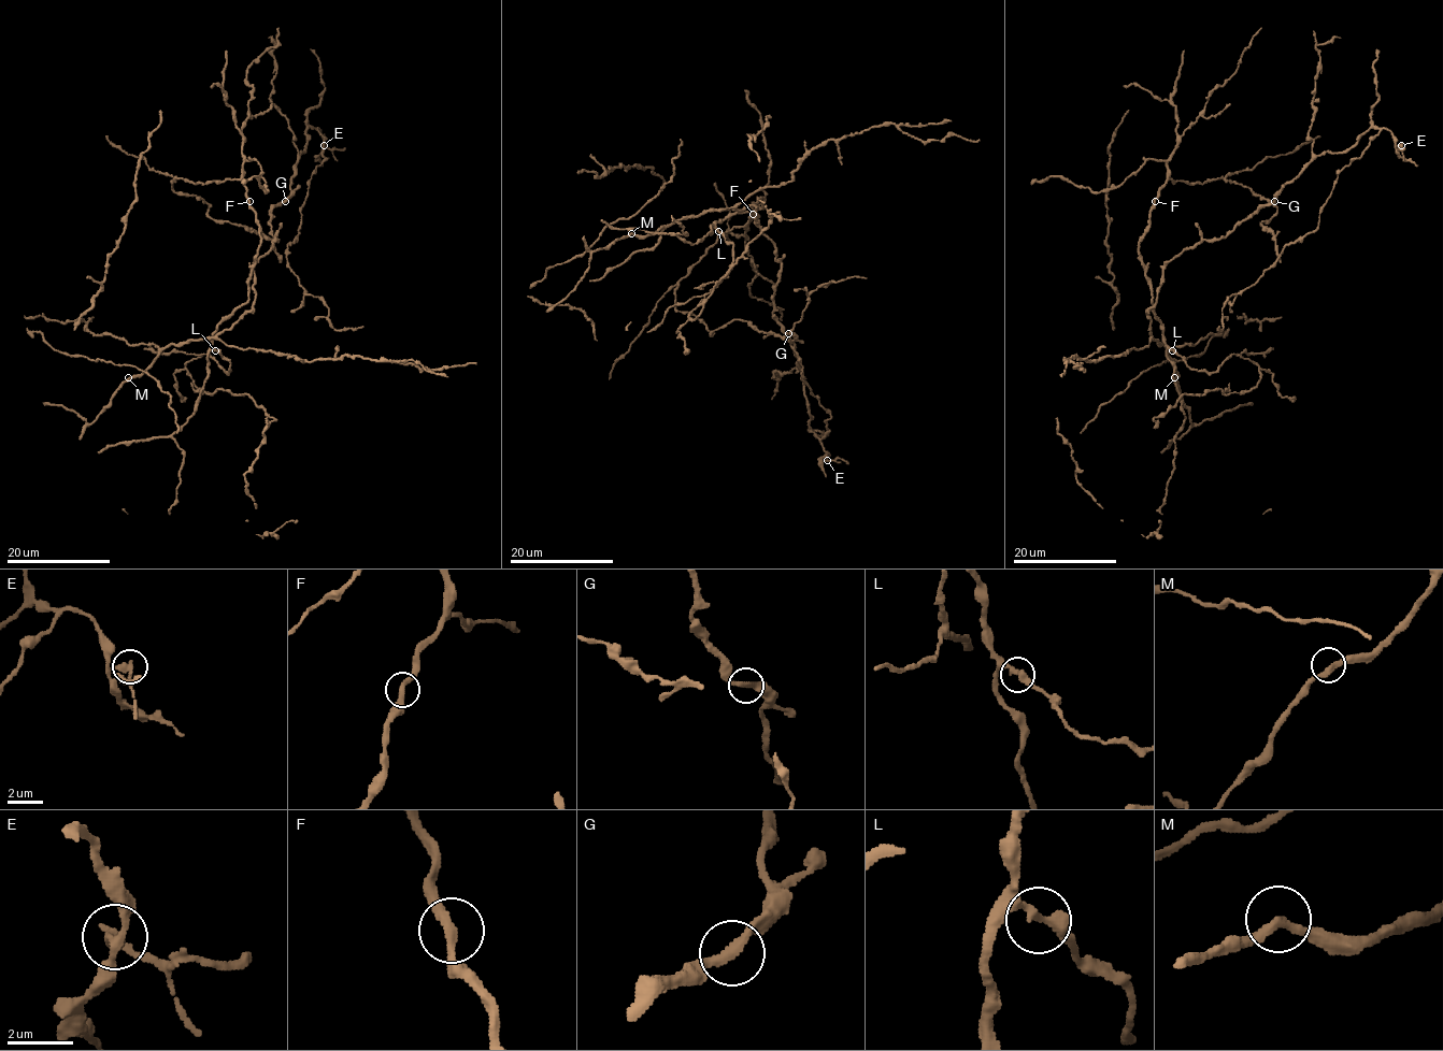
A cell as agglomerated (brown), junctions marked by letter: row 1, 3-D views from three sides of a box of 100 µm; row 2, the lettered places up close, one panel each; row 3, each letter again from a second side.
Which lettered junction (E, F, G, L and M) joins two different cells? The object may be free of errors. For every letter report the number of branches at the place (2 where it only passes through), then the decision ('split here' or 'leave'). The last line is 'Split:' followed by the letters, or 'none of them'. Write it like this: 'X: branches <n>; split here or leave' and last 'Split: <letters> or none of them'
E: branches 2; split here
F: branches 2; leave
G: branches 2; leave
L: branches 2; leave
M: branches 2; leave
Split: E

